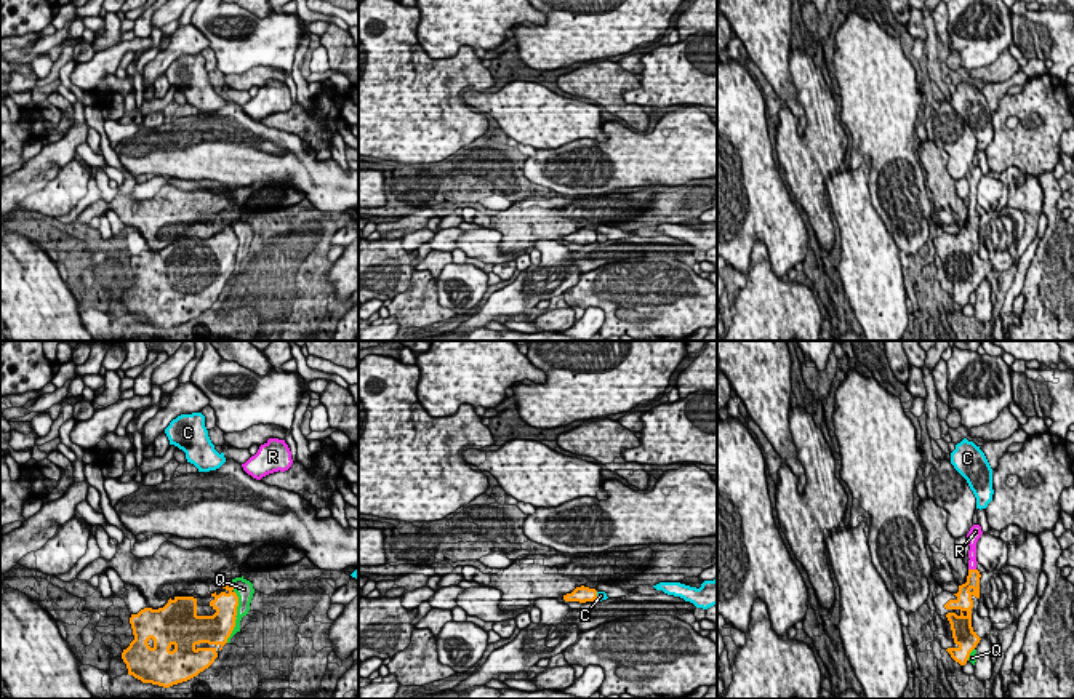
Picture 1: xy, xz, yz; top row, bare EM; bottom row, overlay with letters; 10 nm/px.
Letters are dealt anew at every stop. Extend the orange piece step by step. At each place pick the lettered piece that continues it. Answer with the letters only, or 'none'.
R

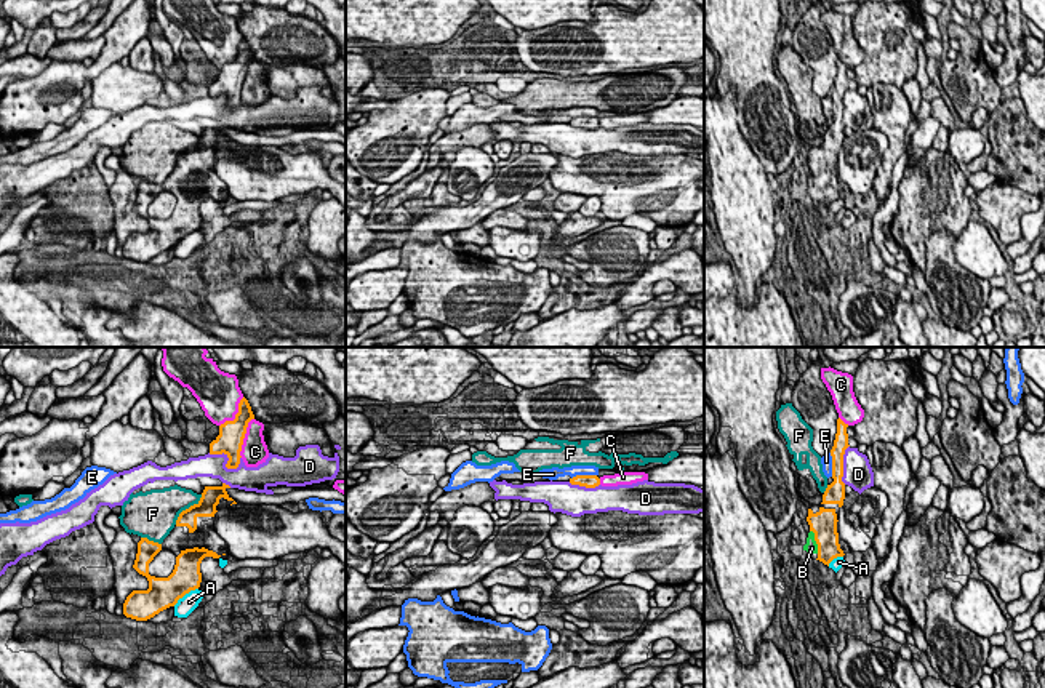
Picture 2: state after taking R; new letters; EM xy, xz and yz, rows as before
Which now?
B

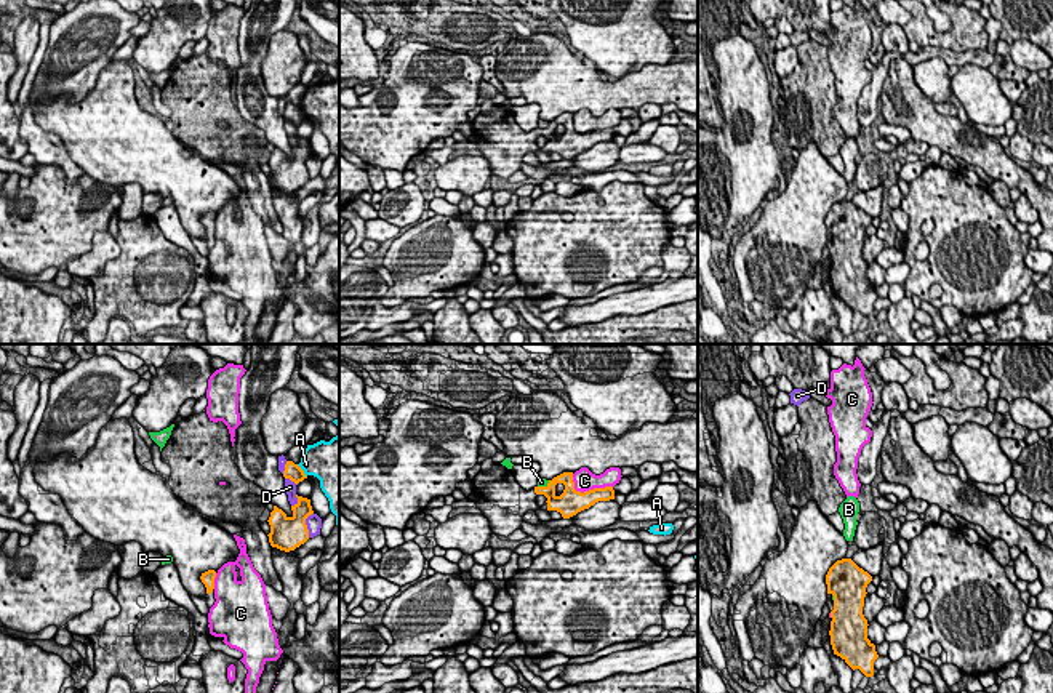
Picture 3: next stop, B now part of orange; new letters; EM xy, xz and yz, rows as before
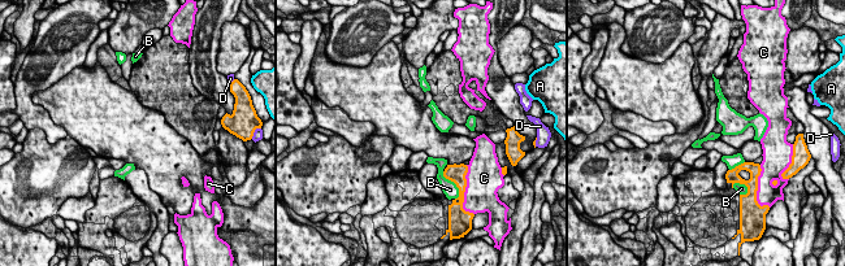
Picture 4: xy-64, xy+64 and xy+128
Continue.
none

